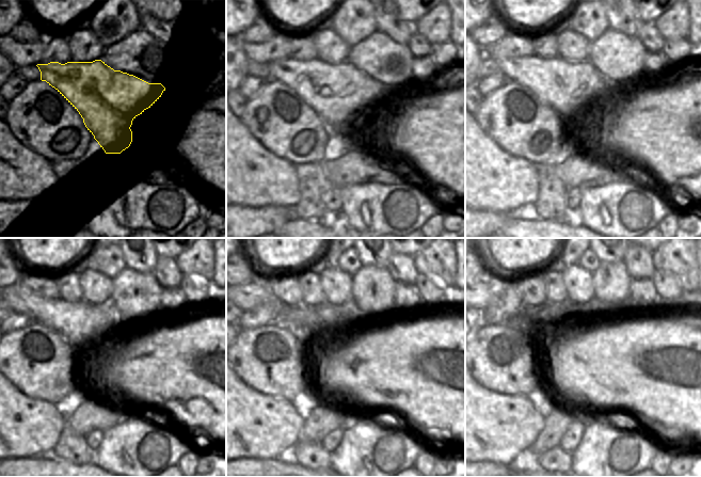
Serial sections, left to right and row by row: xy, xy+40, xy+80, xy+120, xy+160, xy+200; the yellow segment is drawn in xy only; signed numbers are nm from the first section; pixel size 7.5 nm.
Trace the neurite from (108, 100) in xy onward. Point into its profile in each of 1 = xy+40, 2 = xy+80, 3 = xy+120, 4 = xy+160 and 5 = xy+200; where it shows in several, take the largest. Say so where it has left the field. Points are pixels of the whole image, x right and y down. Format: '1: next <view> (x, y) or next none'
1: next xy+40 (336, 92)
2: next xy+80 (567, 86)
3: next xy+120 (79, 322)
4: next xy+160 (308, 319)
5: next xy+200 (547, 312)

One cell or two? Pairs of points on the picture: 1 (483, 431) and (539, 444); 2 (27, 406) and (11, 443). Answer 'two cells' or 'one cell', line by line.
1: two cells
2: one cell

